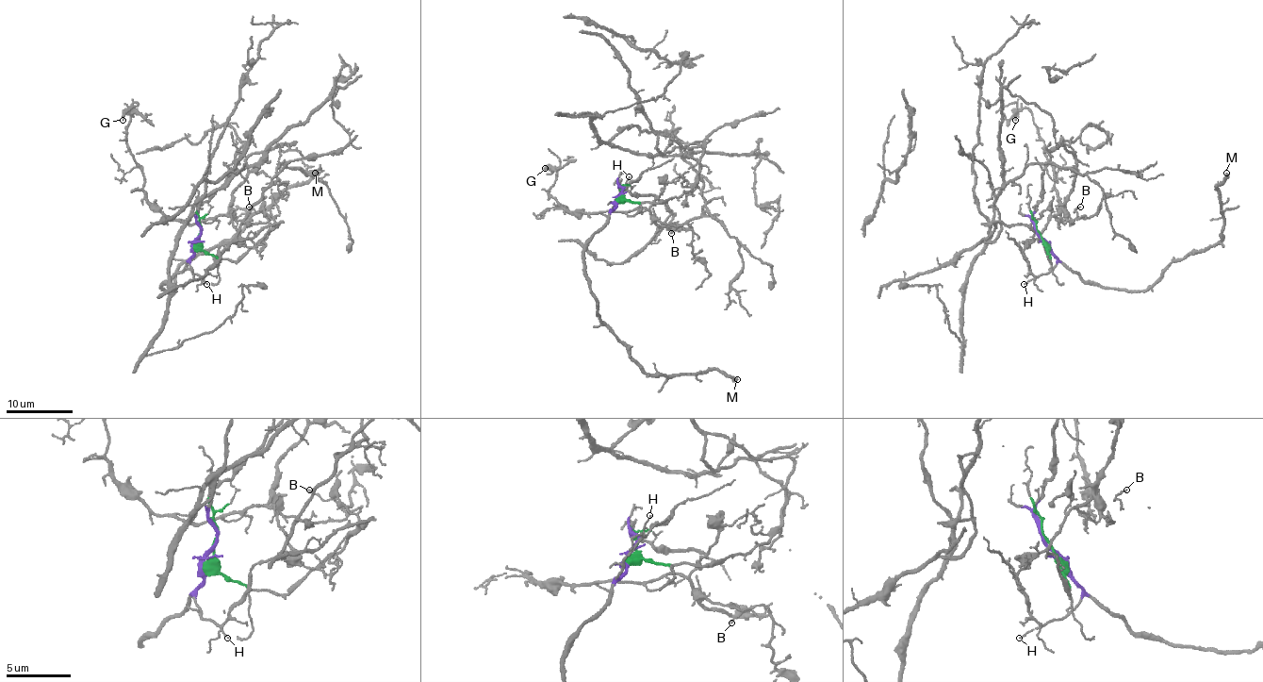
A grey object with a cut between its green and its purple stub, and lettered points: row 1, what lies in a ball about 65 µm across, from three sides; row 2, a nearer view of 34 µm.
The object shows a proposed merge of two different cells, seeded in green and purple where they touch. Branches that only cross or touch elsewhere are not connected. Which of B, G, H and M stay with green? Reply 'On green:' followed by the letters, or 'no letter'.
On green: B, G

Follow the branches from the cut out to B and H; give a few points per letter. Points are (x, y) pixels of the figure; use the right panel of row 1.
B: (1041, 238), (1050, 261), (1035, 233), (1025, 248), (1056, 214), (1062, 212), (1071, 223), (1080, 206)
H: (1041, 238), (1057, 263), (1047, 273), (1024, 283)

